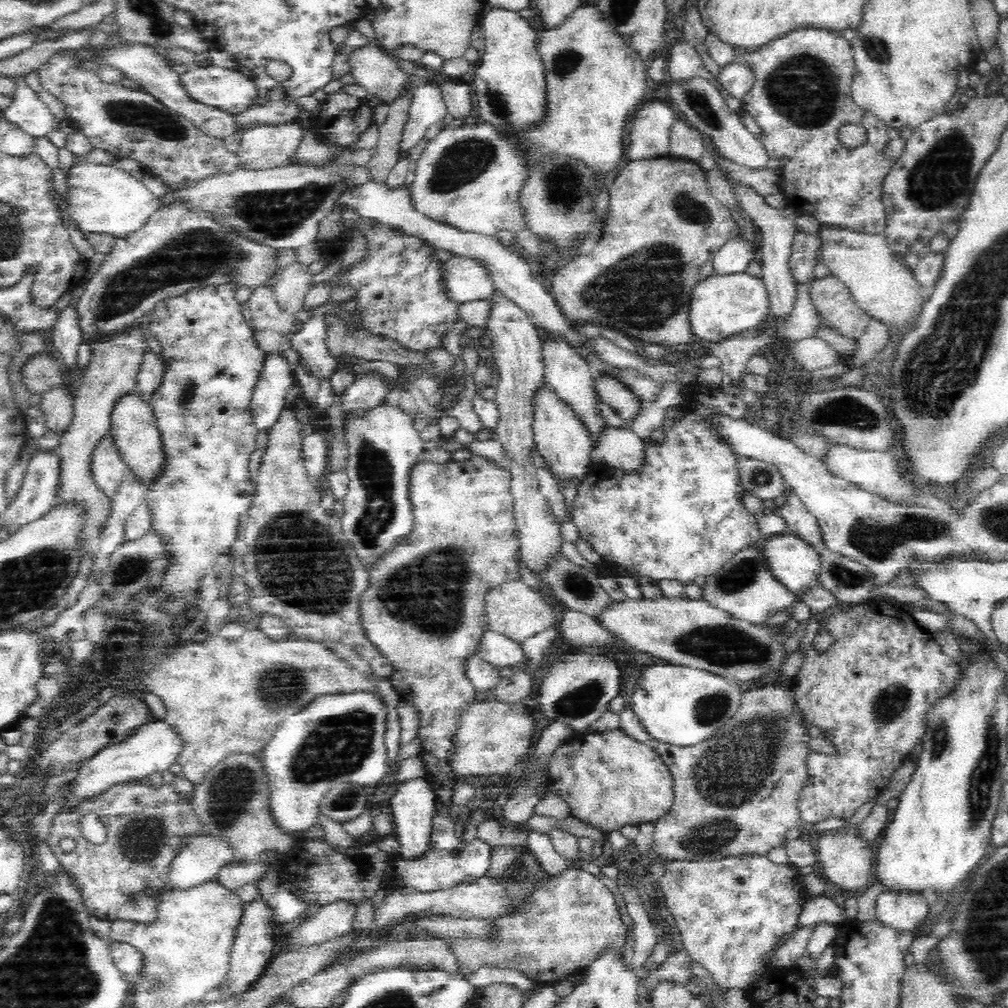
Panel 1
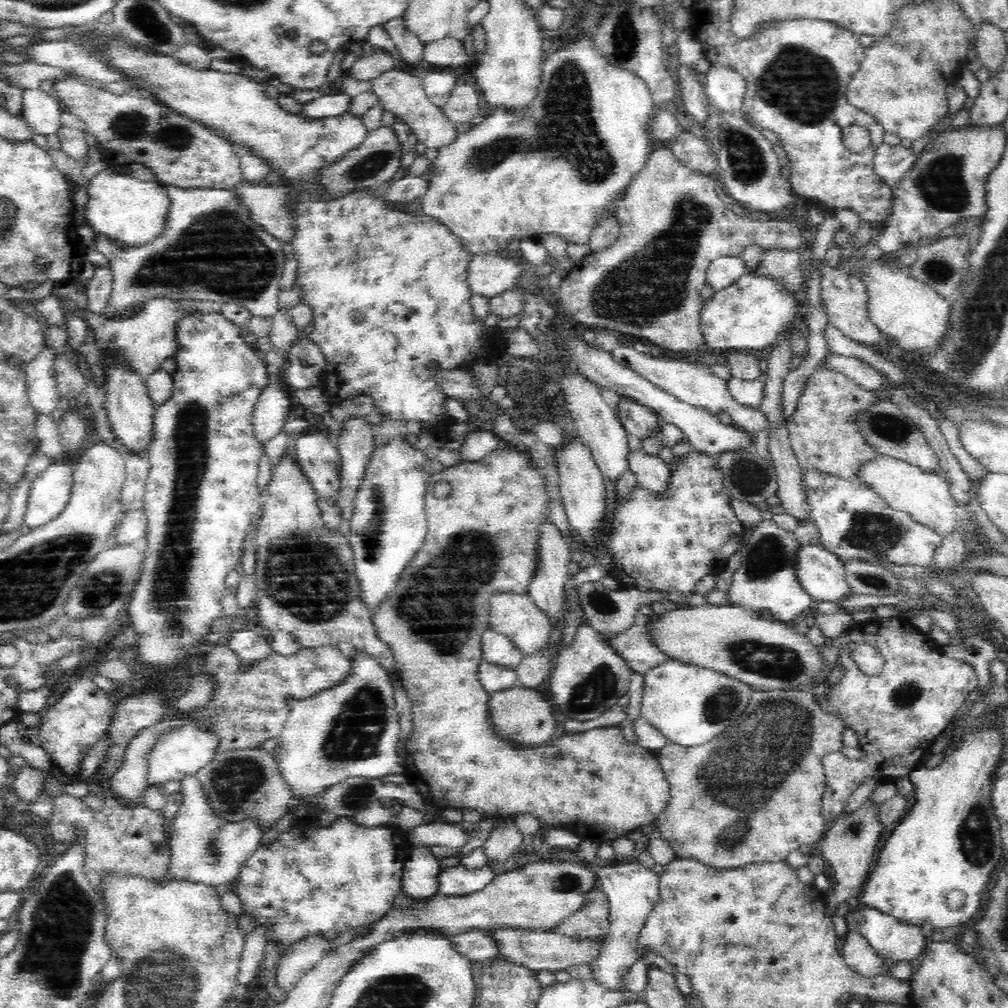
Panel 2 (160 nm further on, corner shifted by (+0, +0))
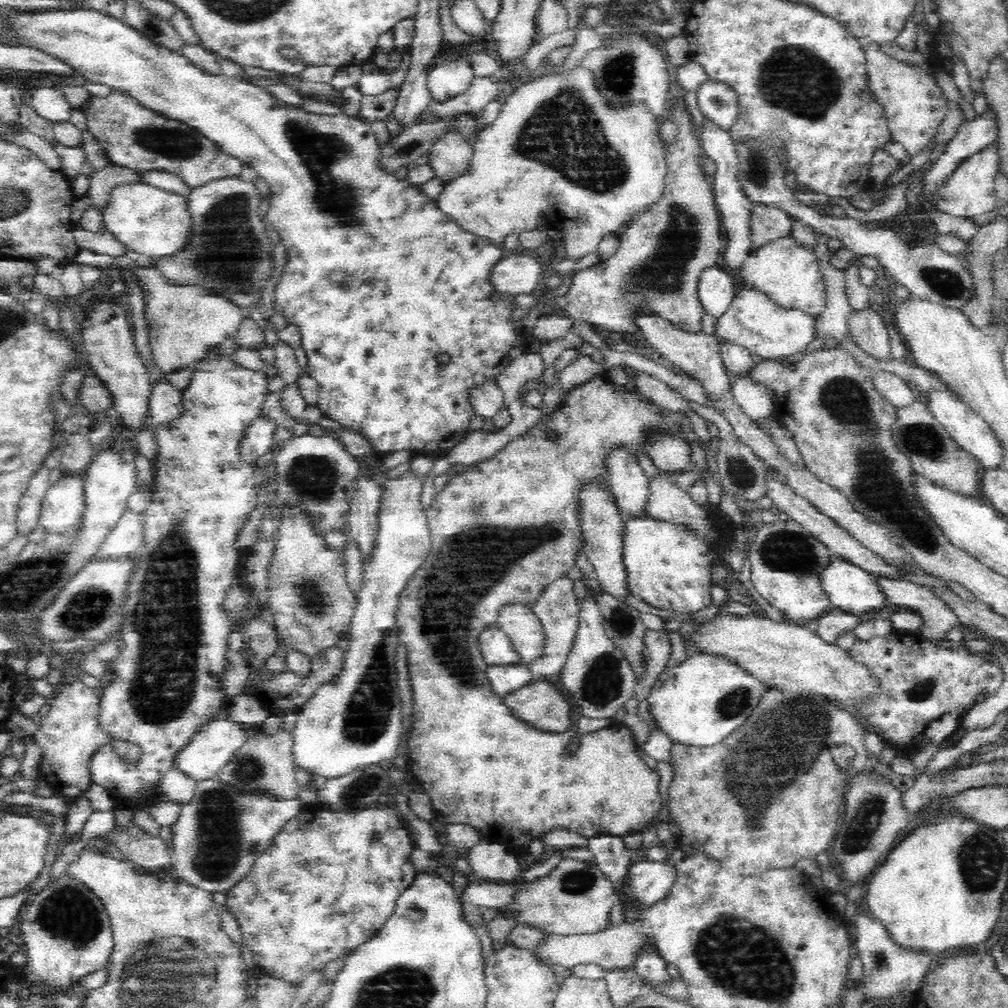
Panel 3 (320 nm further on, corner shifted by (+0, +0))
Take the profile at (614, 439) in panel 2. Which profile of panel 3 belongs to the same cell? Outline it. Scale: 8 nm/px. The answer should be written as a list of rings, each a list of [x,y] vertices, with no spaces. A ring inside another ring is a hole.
[[[624,449],[614,451],[607,460],[607,472],[609,490],[624,520],[646,516],[650,480],[638,460]]]

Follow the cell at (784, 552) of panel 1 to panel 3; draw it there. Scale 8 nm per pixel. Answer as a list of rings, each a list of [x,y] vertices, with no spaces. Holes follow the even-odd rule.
[[[838,556],[832,560],[832,564],[822,572],[822,589],[828,594],[832,607],[841,609],[844,613],[861,617],[870,612],[879,612],[892,602],[887,599],[886,593],[882,591],[878,578],[872,573],[863,570],[860,566],[848,563]]]

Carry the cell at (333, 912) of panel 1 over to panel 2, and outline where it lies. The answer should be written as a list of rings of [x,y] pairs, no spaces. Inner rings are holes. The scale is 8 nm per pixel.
[[[324,937],[306,938],[304,942],[293,944],[285,950],[277,964],[275,976],[278,988],[288,994],[300,978],[312,970],[325,957],[330,942]]]

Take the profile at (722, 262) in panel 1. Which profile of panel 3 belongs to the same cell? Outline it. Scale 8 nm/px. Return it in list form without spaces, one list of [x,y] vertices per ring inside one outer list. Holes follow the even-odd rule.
[[[708,266],[698,280],[698,299],[702,309],[719,319],[727,310],[738,292],[736,277],[720,266]]]

